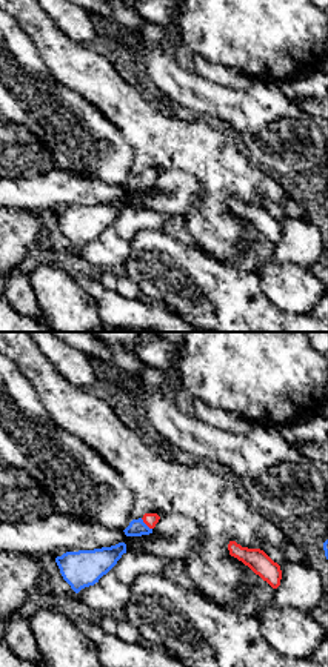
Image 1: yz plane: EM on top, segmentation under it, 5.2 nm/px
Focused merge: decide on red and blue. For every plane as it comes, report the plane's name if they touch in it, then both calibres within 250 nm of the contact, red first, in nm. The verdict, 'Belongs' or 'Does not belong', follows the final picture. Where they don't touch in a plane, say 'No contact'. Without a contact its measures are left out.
Touches red in yz. Thickness 70 nm (red) against 90 nm

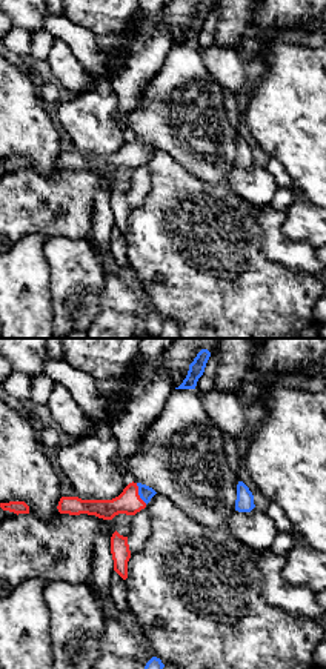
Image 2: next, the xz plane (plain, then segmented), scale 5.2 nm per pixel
Touches red in xz. Thickness 120 nm (red) against 70 nm

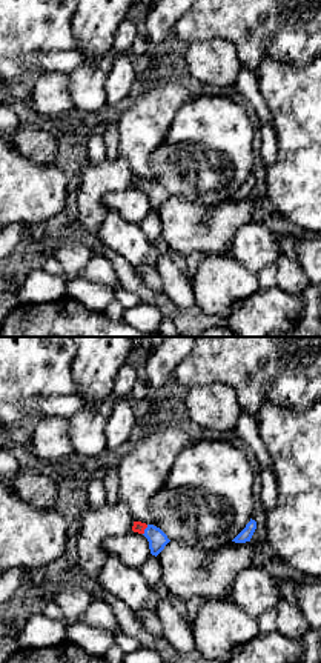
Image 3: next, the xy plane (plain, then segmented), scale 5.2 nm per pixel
Touches red in xy. Thickness 60 nm (red) against 100 nm

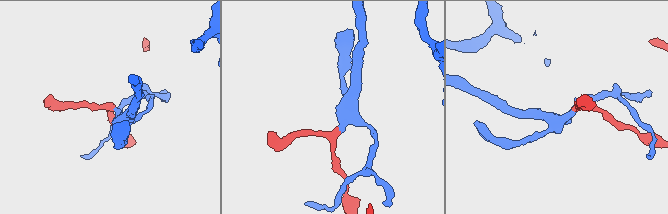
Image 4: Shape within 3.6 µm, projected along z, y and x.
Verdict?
Belongs

